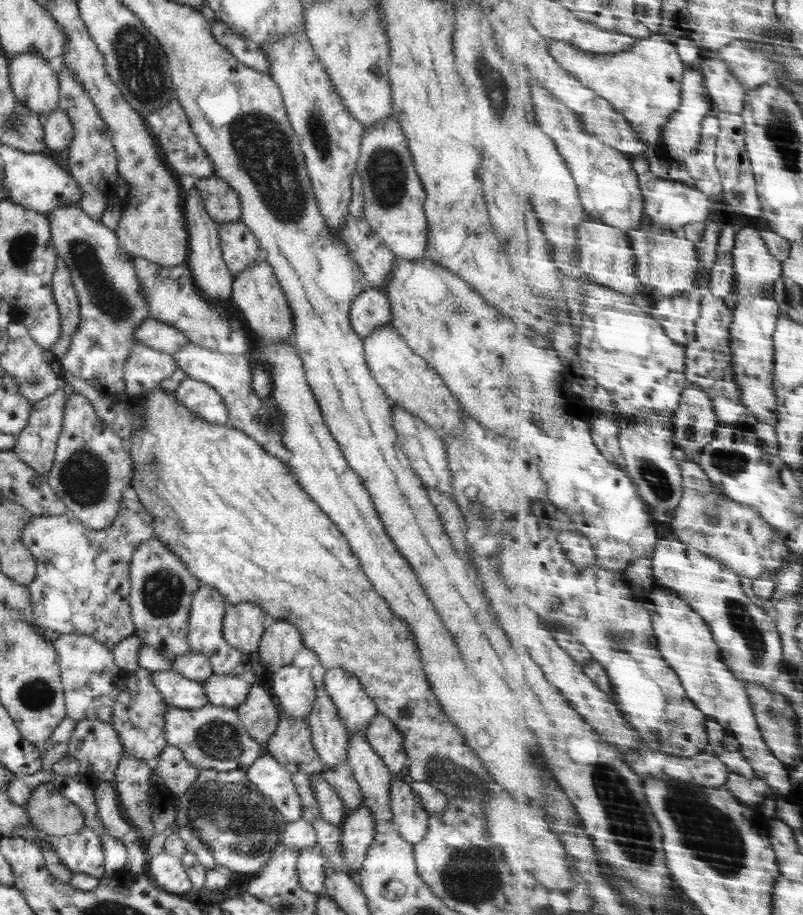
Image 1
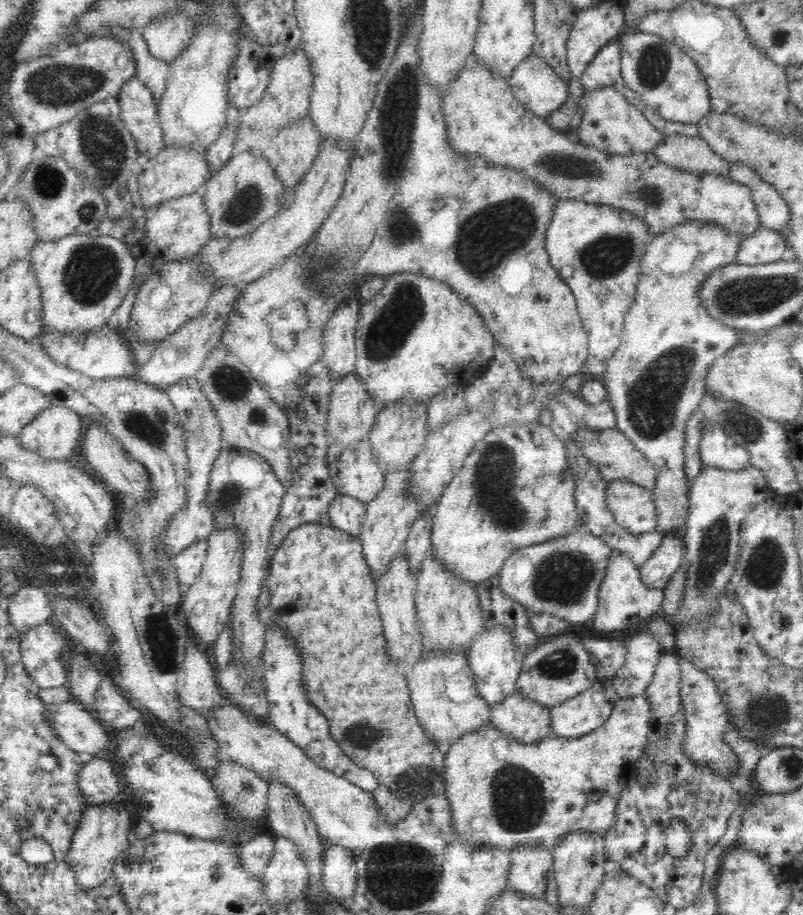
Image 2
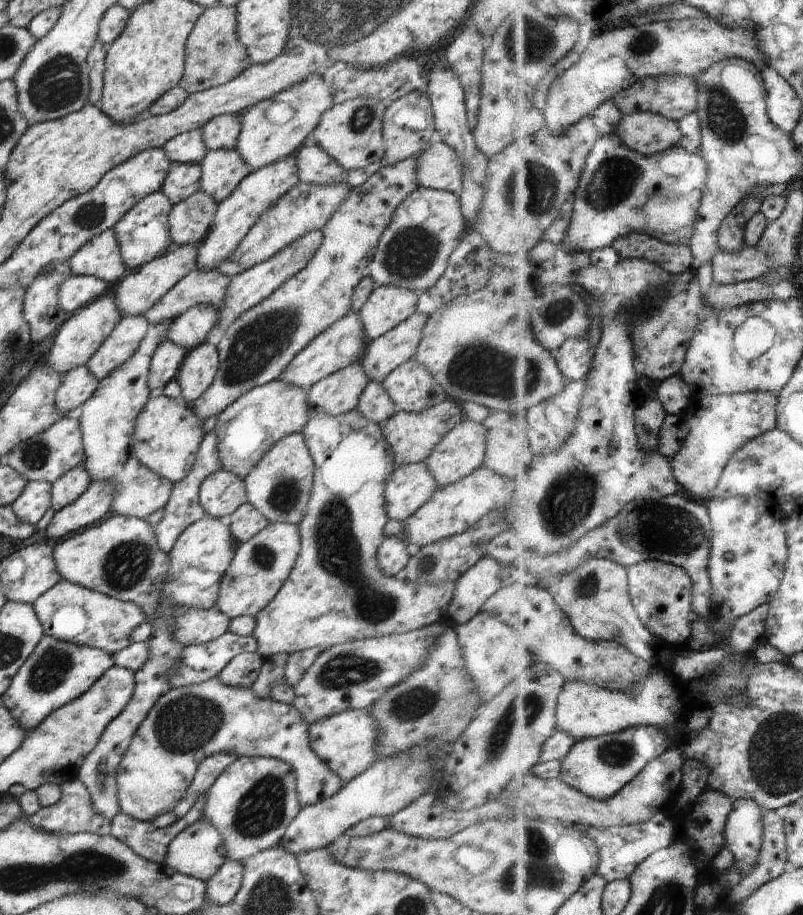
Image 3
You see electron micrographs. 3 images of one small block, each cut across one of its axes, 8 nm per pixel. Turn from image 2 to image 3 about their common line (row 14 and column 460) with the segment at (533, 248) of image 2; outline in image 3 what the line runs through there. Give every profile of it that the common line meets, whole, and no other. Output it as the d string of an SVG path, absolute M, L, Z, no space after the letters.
M446 398L441 403L434 404L421 412L412 413L398 410L393 416L390 416L380 431L393 451L395 466L423 462L433 447L442 439L442 436L445 436L446 432L461 422L462 414L463 411L459 404Z

